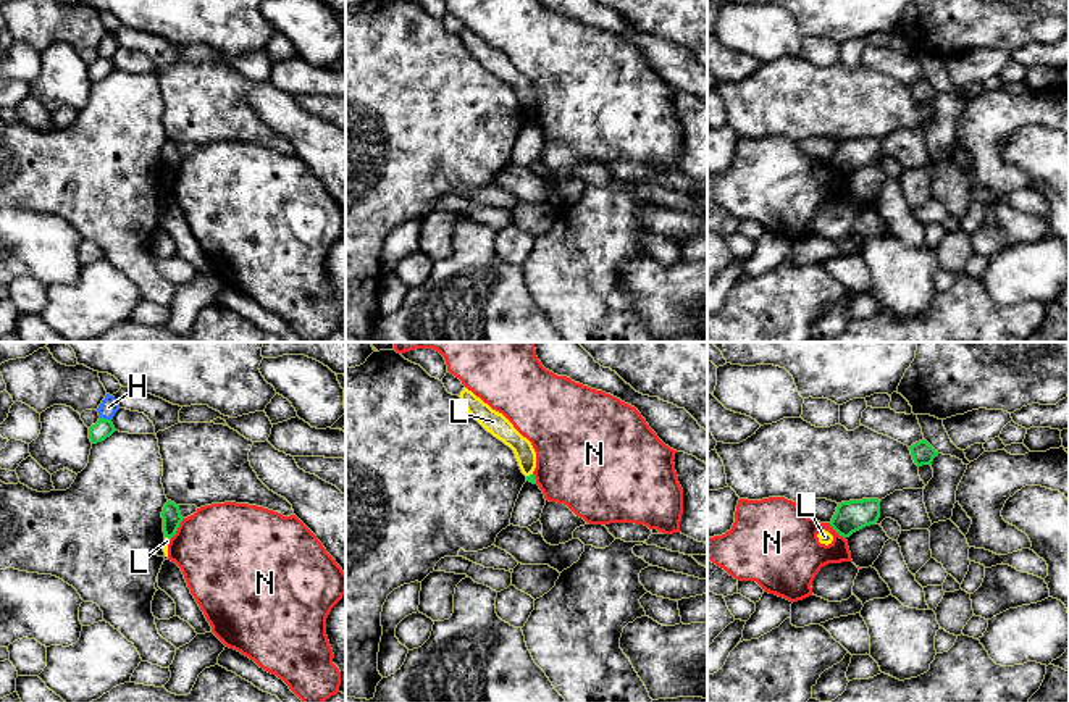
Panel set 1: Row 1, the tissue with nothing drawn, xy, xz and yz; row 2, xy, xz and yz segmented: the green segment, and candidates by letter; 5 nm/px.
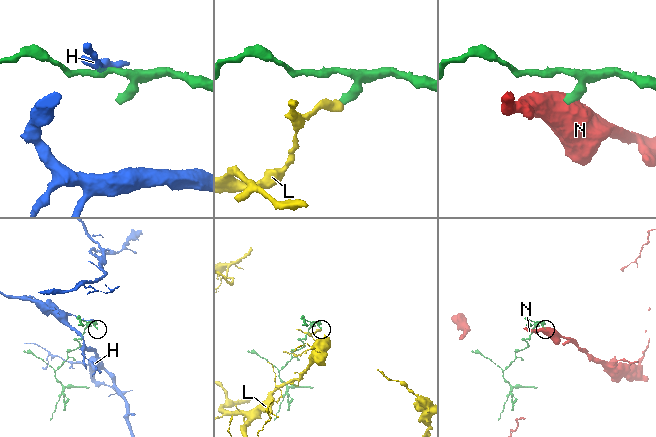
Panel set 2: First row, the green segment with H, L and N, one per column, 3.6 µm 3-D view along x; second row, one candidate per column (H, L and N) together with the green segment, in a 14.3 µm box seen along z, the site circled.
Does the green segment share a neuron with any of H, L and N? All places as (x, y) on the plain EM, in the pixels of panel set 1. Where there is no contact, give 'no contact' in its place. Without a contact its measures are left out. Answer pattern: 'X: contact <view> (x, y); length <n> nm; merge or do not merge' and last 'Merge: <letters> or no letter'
H: contact xy (104, 57); length 60 nm; do not merge
L: contact xz (530, 113); length 40 nm; do not merge
N: contact xy (176, 168); length 130 nm; do not merge
Merge: no letter

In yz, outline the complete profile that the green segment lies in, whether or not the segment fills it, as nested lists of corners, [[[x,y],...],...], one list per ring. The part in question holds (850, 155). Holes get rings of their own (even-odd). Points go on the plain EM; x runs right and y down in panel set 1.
[[[862,137],[841,140],[830,160],[830,165],[843,176],[849,176],[853,171],[875,163],[880,157],[878,137]]]

